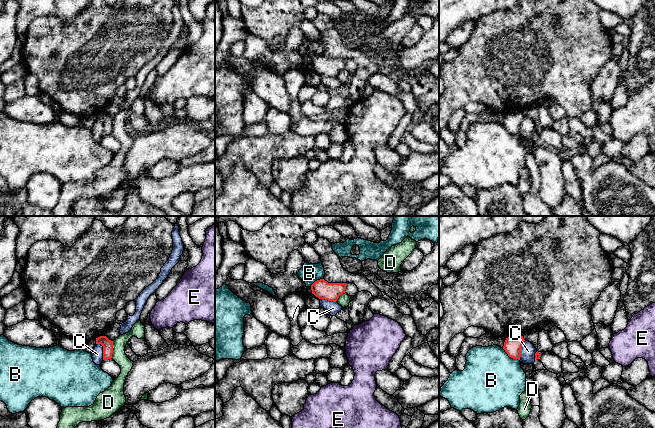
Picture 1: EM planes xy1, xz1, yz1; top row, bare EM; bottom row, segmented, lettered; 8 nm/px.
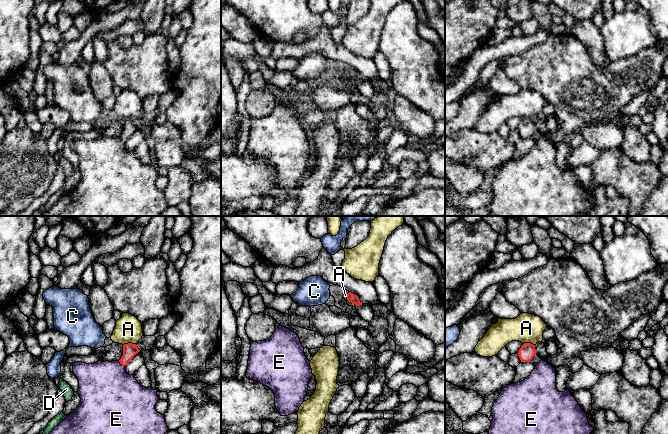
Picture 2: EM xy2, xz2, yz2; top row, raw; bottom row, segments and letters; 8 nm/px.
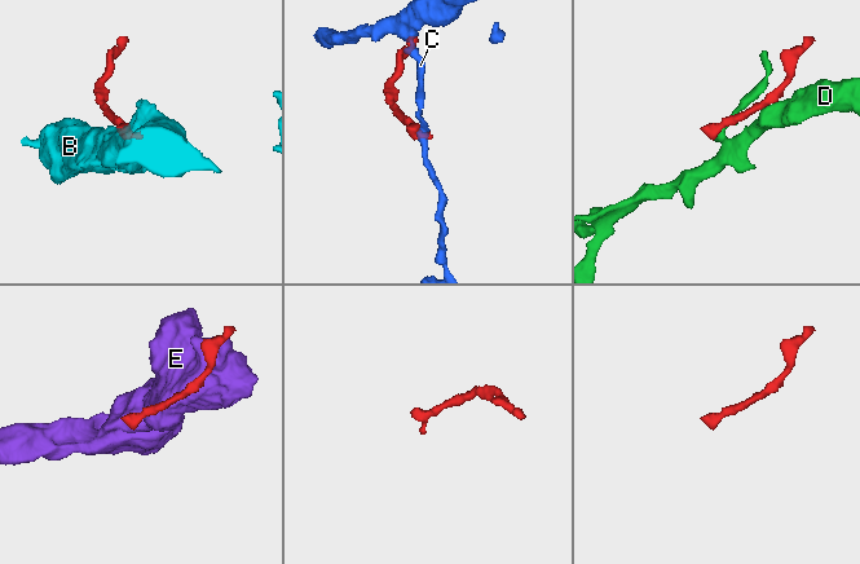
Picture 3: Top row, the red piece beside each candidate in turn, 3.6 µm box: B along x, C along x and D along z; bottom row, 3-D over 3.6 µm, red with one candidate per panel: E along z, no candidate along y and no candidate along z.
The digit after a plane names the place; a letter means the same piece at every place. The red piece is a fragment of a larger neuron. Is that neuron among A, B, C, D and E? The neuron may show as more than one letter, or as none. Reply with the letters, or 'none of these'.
none of these

